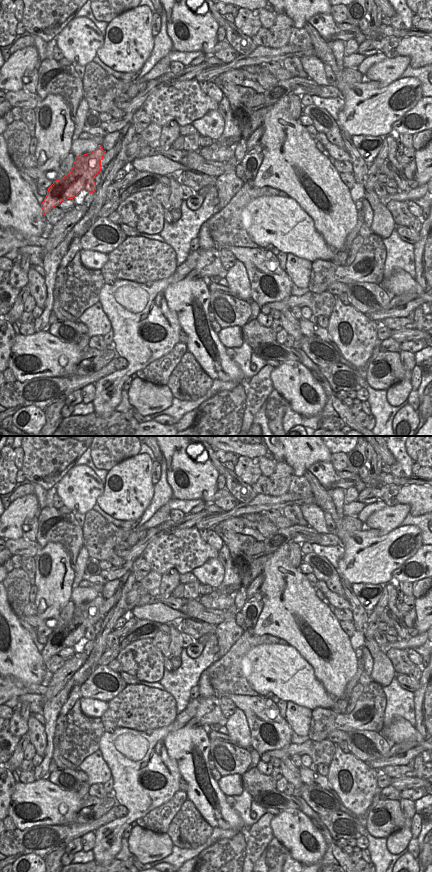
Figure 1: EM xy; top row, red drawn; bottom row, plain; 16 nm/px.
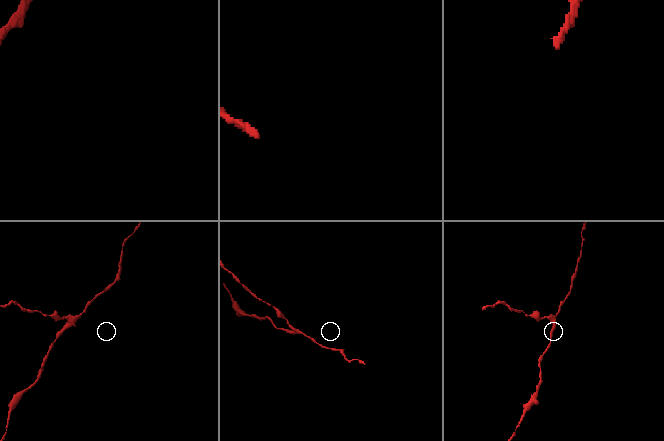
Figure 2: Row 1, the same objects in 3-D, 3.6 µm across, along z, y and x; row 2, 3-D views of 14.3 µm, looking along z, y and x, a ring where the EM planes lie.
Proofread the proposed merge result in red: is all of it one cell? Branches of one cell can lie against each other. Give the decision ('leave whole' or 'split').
split

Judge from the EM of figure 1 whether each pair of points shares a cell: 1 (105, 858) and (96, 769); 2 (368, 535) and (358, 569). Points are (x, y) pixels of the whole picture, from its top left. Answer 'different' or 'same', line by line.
1: different
2: same

